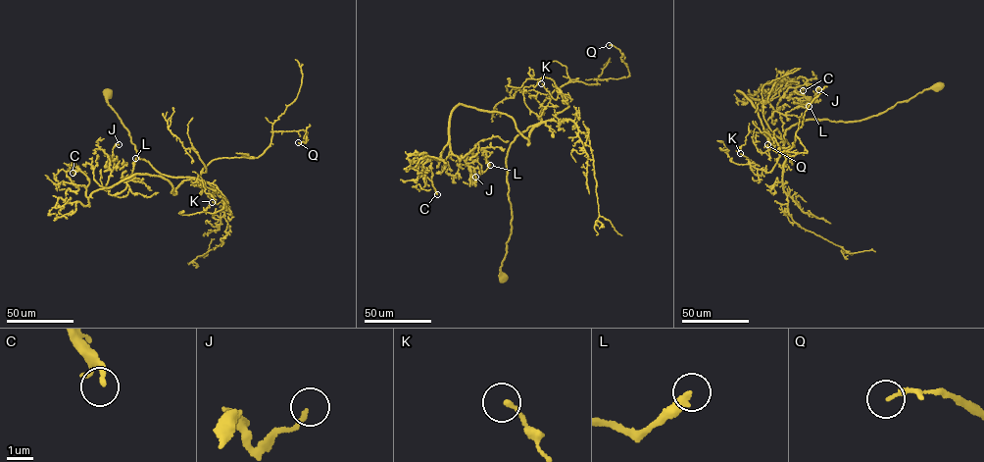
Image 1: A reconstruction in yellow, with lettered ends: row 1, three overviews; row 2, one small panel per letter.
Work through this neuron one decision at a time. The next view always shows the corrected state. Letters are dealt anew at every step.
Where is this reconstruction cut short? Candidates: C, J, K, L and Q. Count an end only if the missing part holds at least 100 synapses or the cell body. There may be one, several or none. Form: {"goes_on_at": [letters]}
{"goes_on_at": []}

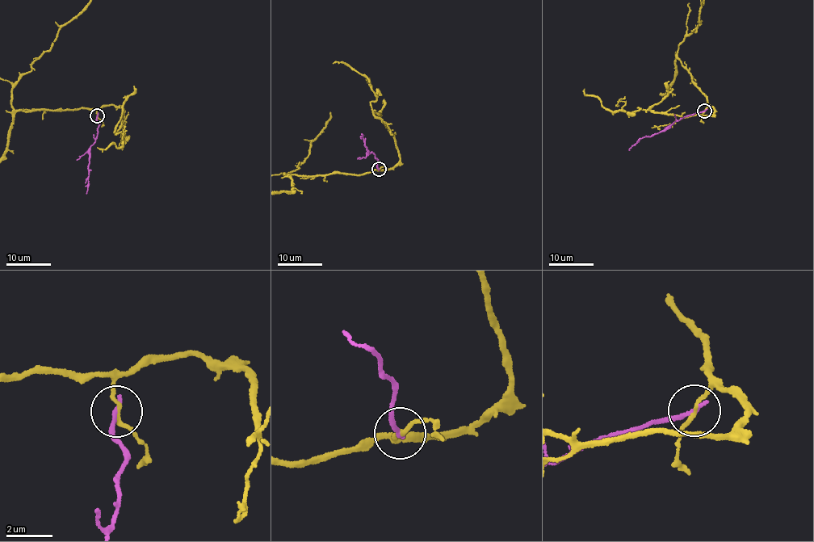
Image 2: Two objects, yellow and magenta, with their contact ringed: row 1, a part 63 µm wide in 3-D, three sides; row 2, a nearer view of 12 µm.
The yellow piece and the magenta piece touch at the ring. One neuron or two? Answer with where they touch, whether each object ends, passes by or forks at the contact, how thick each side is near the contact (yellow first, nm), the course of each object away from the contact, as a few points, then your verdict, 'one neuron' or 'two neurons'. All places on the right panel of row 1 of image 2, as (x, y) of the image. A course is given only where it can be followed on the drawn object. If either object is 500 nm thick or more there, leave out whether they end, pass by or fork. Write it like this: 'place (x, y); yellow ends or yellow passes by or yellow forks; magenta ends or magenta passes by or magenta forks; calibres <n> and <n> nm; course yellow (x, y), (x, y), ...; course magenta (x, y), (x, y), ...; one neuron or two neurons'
place (704, 111); yellow passes by; magenta ends; calibres 150 and 220 nm; course magenta (704, 111), (681, 118), (665, 128), (644, 137), (628, 149); two neurons

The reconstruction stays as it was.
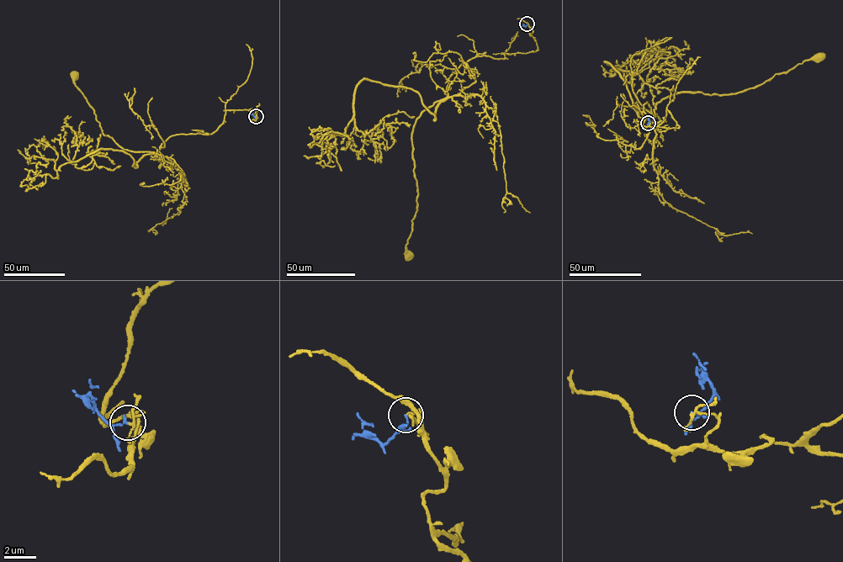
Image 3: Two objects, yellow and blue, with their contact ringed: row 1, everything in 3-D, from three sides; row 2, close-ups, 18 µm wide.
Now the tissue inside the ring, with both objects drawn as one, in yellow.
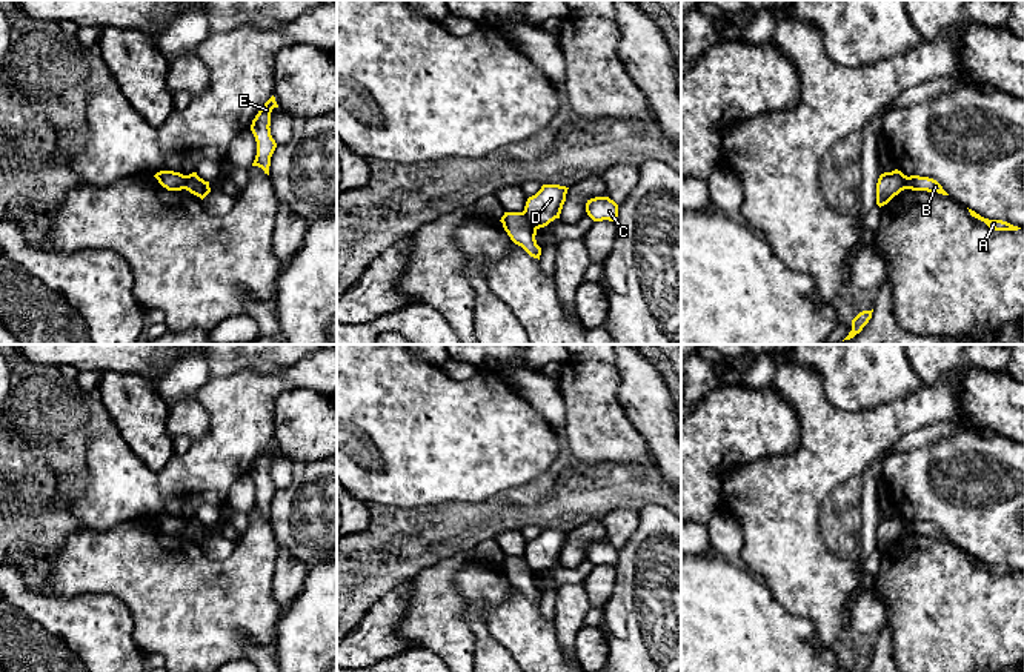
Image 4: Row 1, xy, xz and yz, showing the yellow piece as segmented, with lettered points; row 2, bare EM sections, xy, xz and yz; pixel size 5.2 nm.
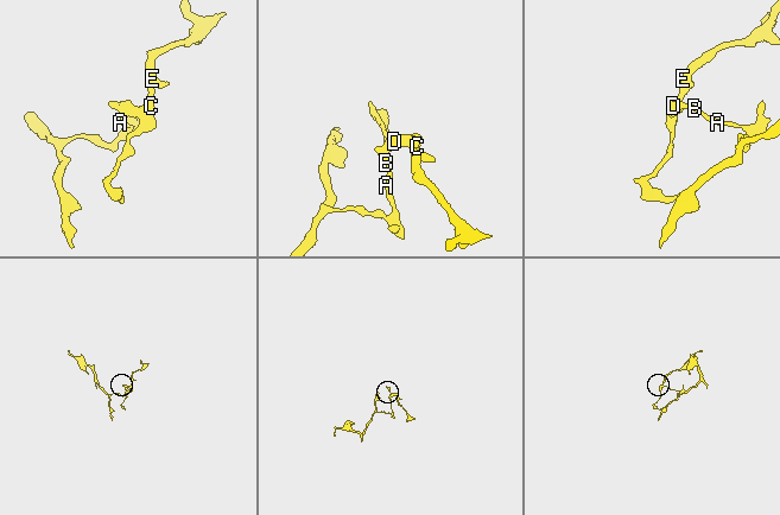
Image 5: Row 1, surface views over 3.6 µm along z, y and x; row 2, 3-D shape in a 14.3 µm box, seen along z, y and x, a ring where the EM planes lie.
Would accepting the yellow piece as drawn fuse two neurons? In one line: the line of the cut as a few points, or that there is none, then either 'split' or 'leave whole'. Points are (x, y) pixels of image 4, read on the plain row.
cut in xz along (523, 555), (535, 574); split

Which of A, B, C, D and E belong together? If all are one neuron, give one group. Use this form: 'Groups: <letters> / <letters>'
Groups: A B / C D E

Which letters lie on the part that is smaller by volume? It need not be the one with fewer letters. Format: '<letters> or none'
C, D, E

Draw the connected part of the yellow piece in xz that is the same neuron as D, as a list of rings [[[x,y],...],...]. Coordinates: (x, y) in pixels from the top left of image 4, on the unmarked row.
[[[543,529],[535,540],[527,543],[523,557],[534,574],[544,572],[560,563],[567,534],[560,529]]]

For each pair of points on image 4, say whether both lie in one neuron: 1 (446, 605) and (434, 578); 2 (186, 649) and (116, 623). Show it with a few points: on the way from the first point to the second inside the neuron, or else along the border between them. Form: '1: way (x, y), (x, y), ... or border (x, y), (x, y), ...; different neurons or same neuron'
1: way (443, 598), (434, 585); same neuron
2: border (116, 597), (131, 614), (132, 640), (142, 654); different neurons

